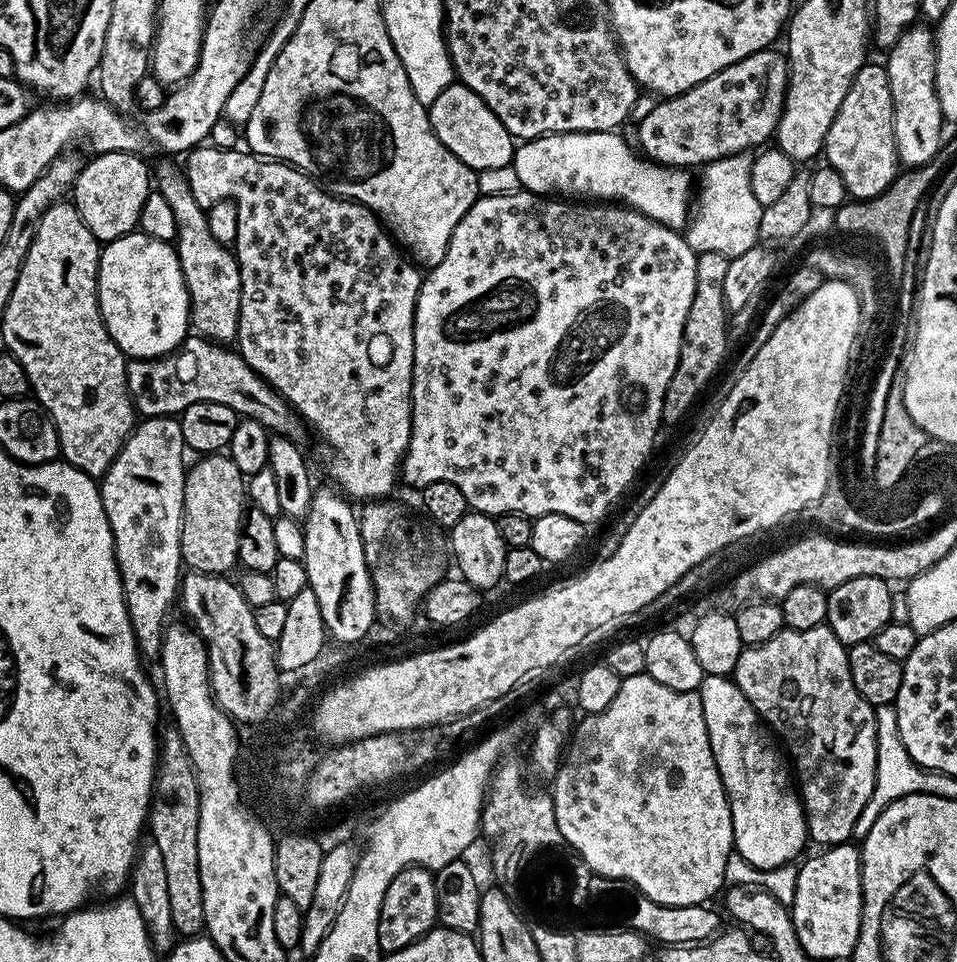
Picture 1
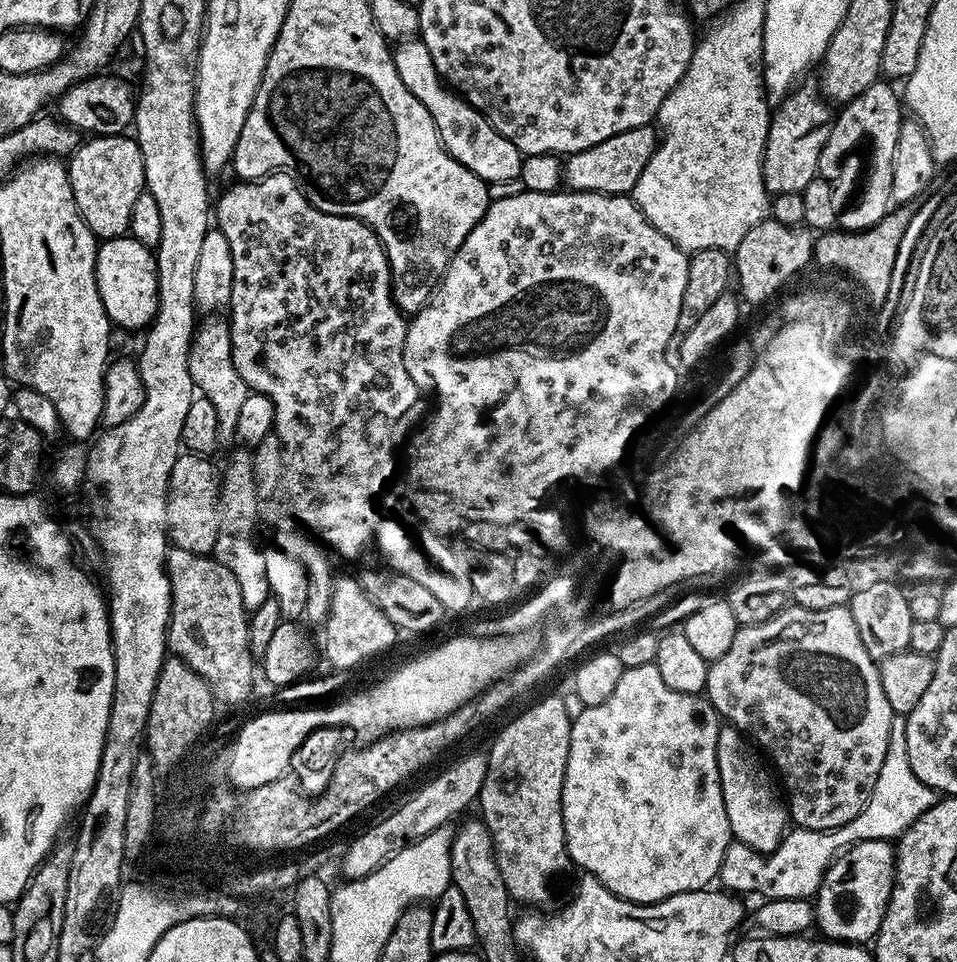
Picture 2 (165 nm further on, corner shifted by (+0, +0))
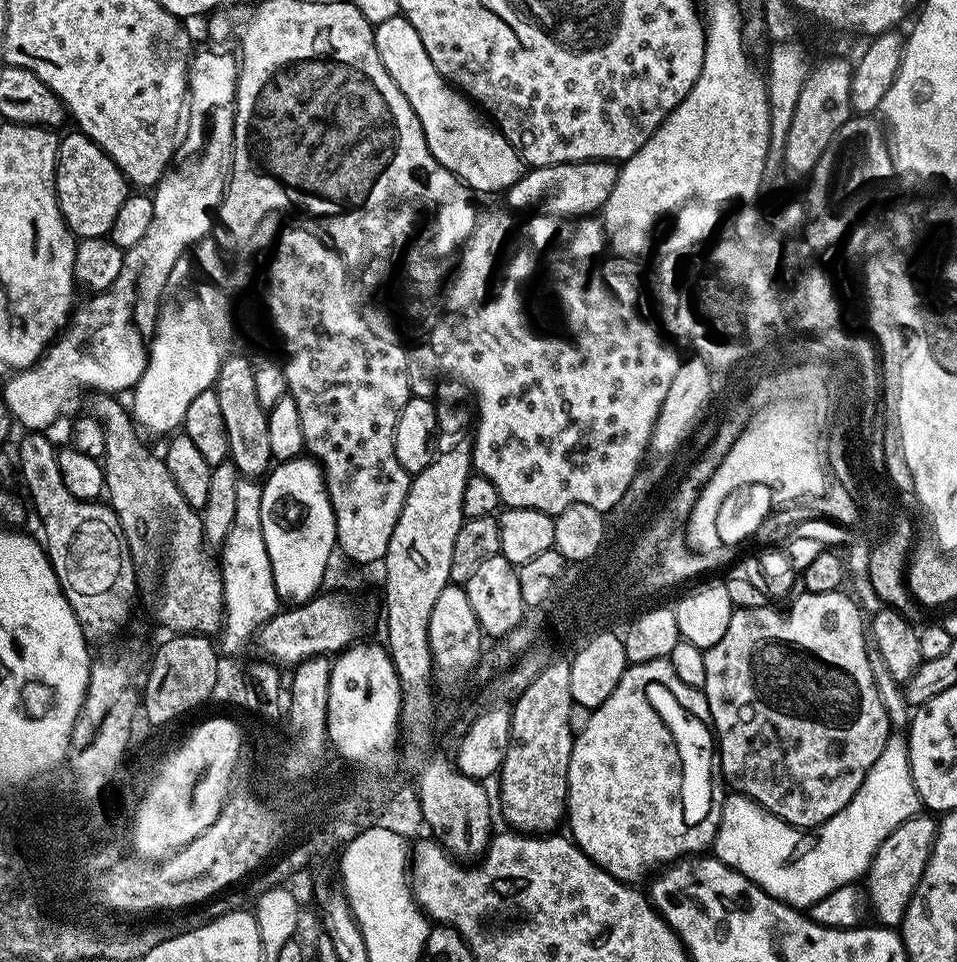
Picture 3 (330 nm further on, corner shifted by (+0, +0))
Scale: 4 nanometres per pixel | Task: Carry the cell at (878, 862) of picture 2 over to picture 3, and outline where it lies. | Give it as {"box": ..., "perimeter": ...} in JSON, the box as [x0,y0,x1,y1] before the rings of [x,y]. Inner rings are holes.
{"box":[866,814,937,926],"perimeter":[[[917,814],[899,824],[882,842],[882,846],[878,846],[866,873],[866,900],[871,915],[873,912],[881,925],[899,926],[904,921],[906,906],[910,906],[910,898],[928,865],[937,827],[937,821],[931,815]]]}

